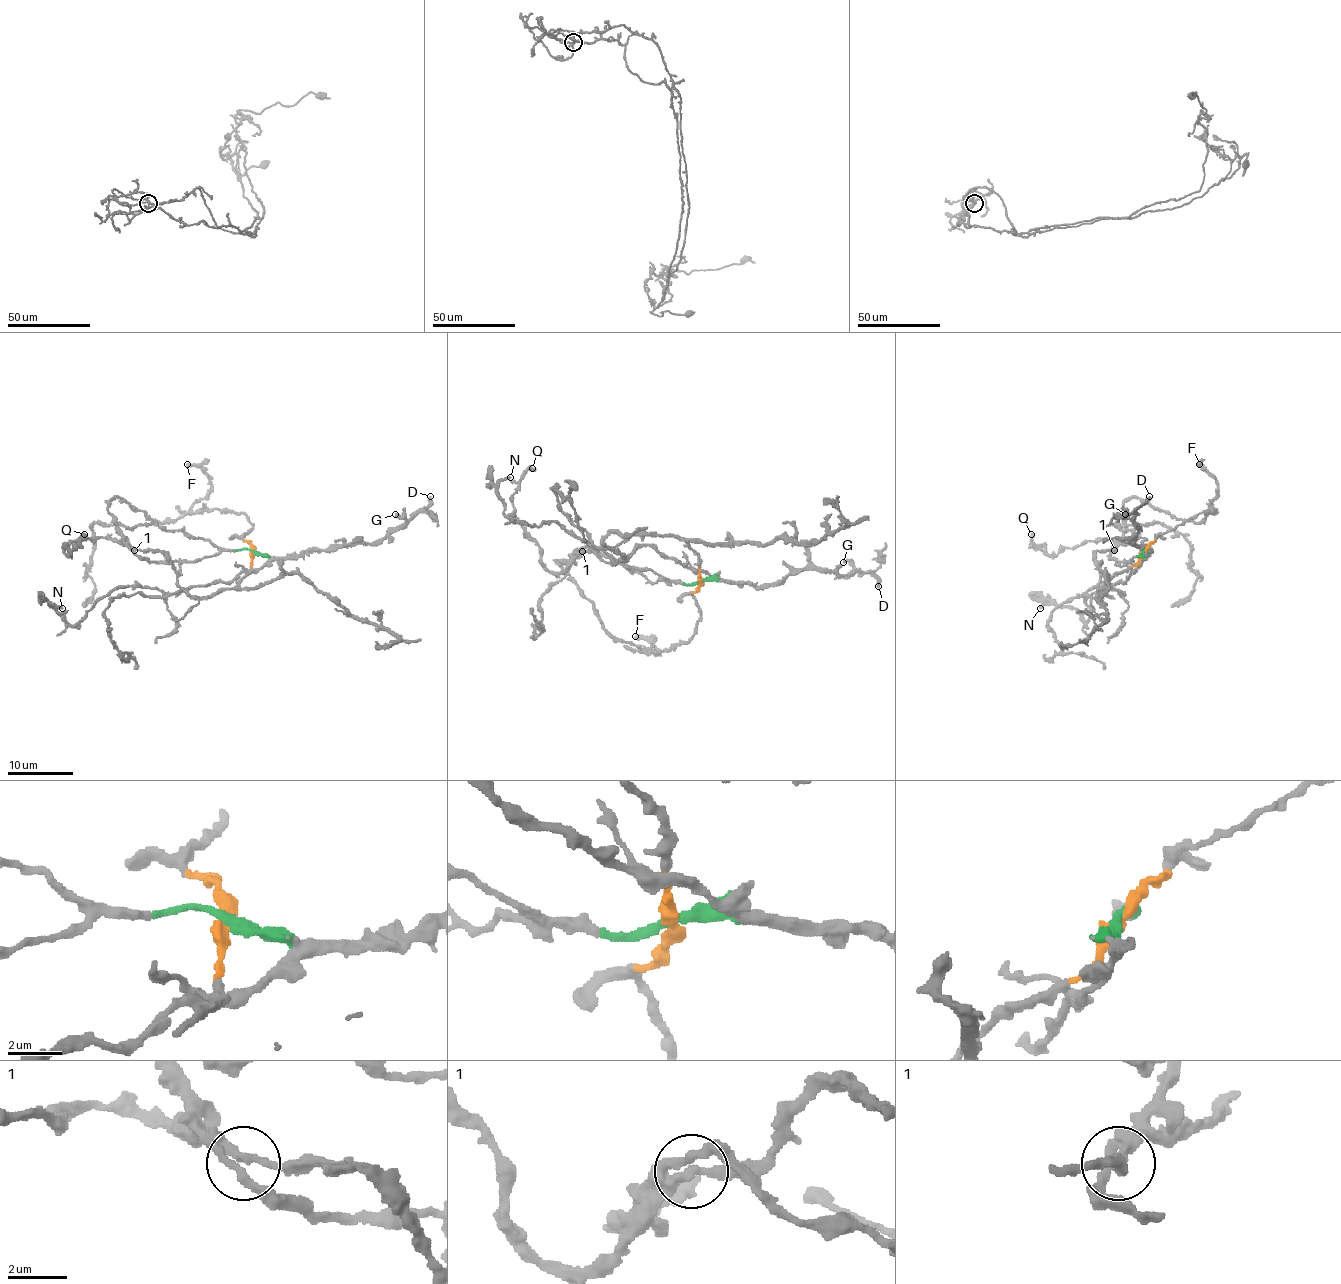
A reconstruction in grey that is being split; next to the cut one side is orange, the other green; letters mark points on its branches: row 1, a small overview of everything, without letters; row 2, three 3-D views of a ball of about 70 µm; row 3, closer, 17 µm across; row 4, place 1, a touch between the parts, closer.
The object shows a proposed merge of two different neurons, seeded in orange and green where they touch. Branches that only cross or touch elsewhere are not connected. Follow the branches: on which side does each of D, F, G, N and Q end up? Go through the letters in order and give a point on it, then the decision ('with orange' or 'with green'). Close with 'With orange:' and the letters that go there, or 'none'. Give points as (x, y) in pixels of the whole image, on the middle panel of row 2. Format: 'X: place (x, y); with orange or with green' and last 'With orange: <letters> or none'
D: place (878, 586); with green
F: place (635, 636); with green
G: place (843, 562); with green
N: place (510, 477); with green
Q: place (532, 468); with orange
With orange: Q

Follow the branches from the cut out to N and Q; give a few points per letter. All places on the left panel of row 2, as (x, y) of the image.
N: (252, 551), (268, 560), (227, 583), (188, 586), (175, 592), (116, 586), (70, 625), (50, 604), (62, 609)
Q: (252, 551), (250, 571), (234, 587), (191, 597), (163, 553), (111, 538), (75, 540), (63, 551), (85, 533)

